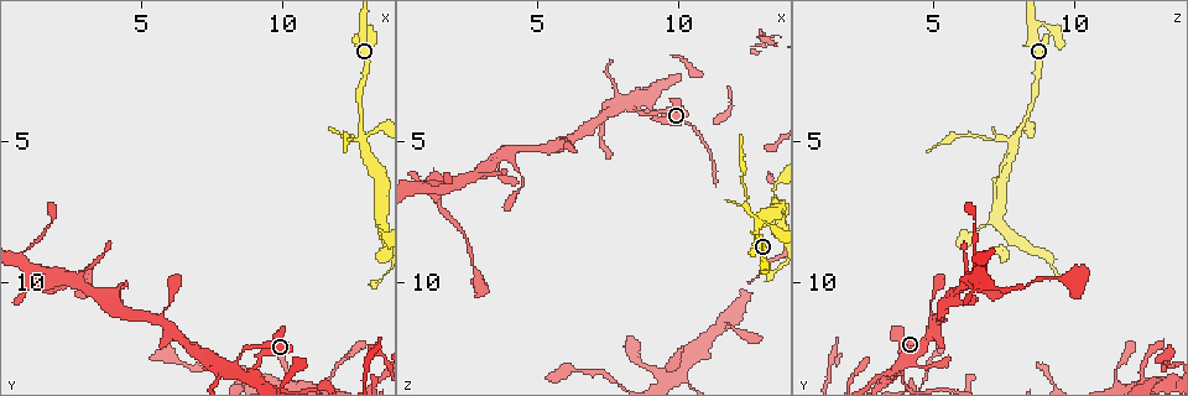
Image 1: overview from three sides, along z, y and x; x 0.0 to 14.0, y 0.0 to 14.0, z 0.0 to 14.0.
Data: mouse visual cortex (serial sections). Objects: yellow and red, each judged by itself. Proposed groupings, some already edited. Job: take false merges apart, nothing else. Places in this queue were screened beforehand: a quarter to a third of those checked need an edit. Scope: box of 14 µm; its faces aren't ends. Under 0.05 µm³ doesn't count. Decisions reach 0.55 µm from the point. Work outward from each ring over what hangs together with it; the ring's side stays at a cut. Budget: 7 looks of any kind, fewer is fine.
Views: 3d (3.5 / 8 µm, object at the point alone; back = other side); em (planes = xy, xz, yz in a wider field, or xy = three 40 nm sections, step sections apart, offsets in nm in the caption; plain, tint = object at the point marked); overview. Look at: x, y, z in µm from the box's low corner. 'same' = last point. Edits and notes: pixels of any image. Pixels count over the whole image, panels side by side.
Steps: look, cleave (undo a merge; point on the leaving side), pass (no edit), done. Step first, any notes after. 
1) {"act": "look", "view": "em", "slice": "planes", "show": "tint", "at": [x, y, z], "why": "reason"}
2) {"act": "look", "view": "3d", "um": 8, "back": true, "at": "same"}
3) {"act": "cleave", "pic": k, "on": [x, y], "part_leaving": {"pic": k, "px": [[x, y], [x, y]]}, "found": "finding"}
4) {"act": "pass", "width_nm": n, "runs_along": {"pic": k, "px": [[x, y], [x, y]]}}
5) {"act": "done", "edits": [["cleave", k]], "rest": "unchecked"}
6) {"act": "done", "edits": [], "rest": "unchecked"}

{"act": "look", "view": "3d", "um": 3.5, "back": true, "at": [8.8, 13.3, 3.6], "why": "thin arm on a thick one"}

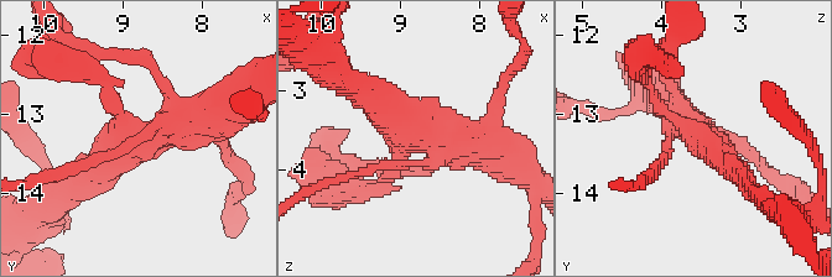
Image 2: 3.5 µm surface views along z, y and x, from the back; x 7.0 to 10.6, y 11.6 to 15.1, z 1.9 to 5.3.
{"act": "look", "view": "em", "slice": "xy", "step": 2, "show": "tint", "at": [8.85, 13.30, 3.60], "arms": 4, "arm_widths_nm": [150, 150, 300, 400]}

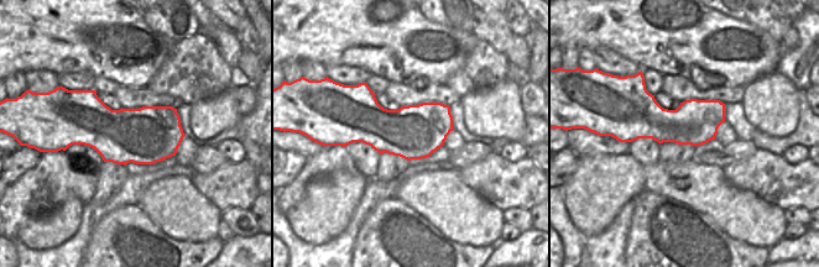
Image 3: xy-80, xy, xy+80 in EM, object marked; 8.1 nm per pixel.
{"act": "cleave", "pic": 2, "on": [665, 156], "part_leaving": {"pic": 2, "px": [[669, 136], [662, 162], [640, 186]]}, "found": "two cells meet here"}

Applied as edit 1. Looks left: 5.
{"act": "look", "view": "overview", "why": "redraw"}

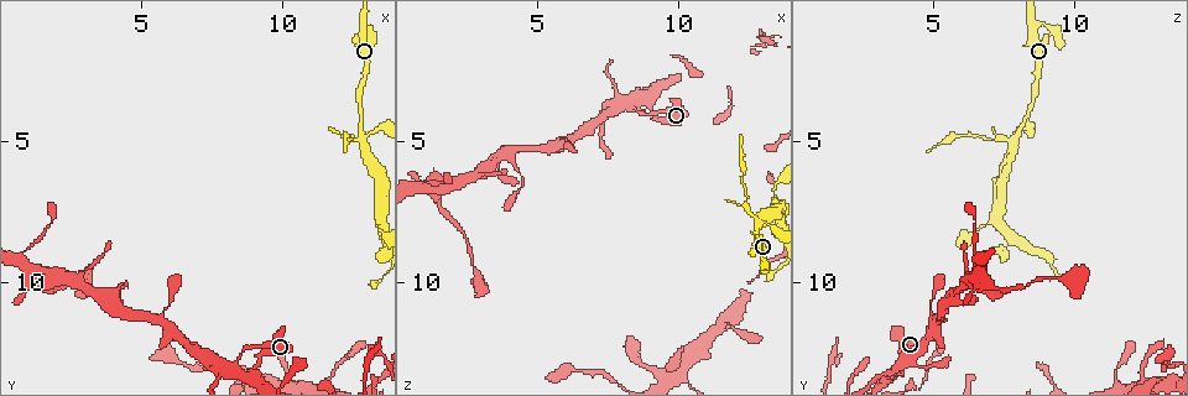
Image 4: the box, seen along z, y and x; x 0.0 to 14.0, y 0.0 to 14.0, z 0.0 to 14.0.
{"act": "look", "view": "3d", "um": 3.5, "at": [5.8, 11.4, 5.1], "why": "two arms in line, one across"}

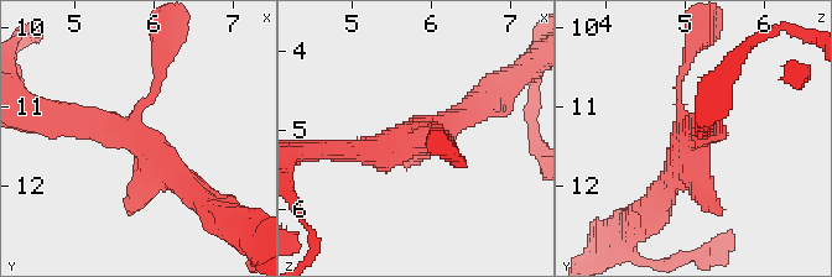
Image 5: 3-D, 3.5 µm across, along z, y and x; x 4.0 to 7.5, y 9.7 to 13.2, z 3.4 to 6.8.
{"act": "look", "view": "em", "slice": "xy", "step": 5, "show": "tint", "at": [5.80, 11.45, 5.10], "why": "shape alone is not enough"}

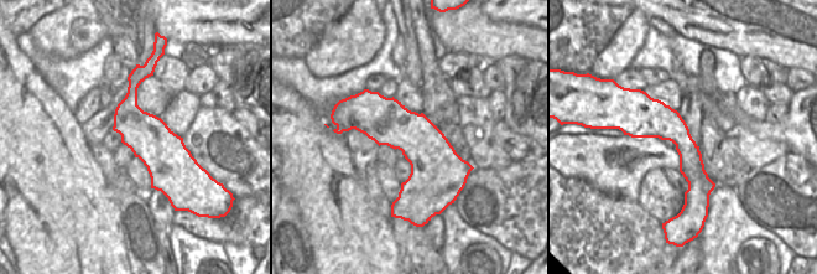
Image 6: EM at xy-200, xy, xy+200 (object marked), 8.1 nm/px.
{"act": "pass", "runs_along": {"pic": 6, "px": [[135, 76], [131, 120], [164, 153], [164, 187]]}, "found": "continuous, no second cell"}

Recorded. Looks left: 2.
{"act": "look", "view": "3d", "um": 3.5, "at": [3.8, 10.7, 5.4], "why": "a fork"}

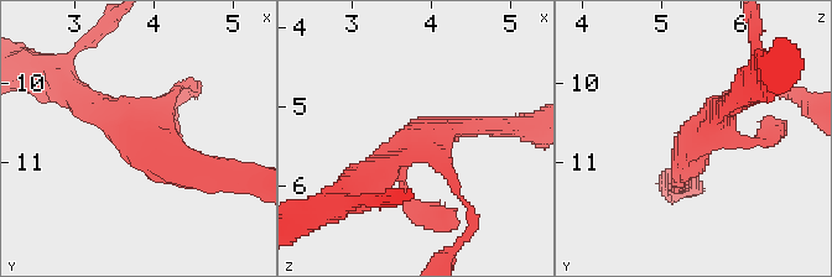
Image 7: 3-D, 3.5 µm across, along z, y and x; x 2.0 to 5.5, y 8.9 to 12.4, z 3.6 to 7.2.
{"act": "look", "view": "em", "slice": "xy", "step": 1, "show": "tint", "at": [3.80, 10.70, 5.40]}

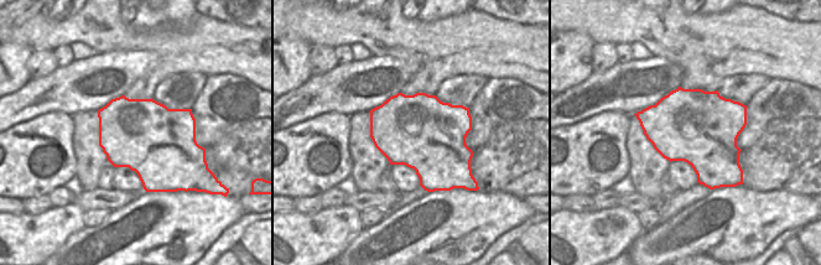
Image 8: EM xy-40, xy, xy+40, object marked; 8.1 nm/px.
{"act": "pass", "found": "all the same cell"}

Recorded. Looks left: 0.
{"act": "done", "edits": [["cleave", 2]], "rest": "unchecked"}

